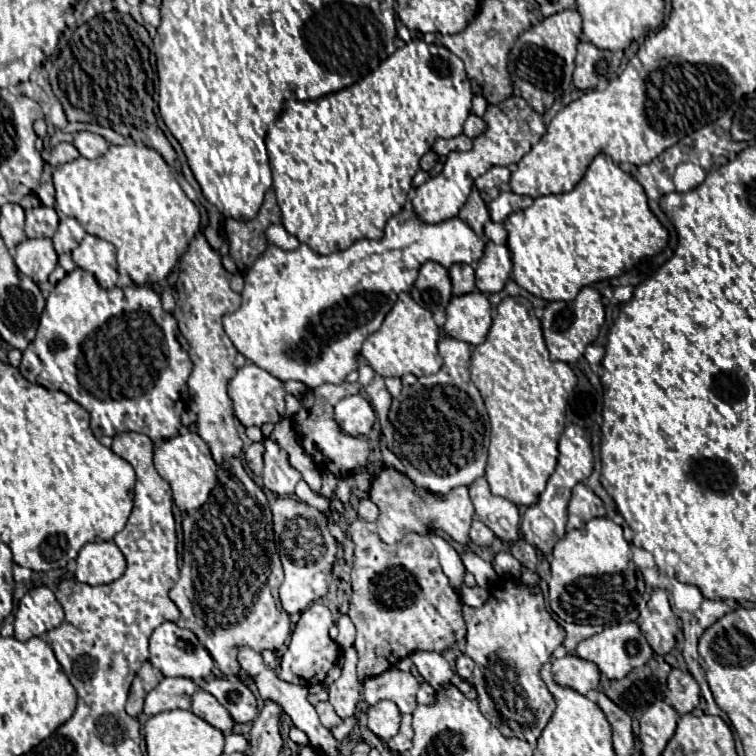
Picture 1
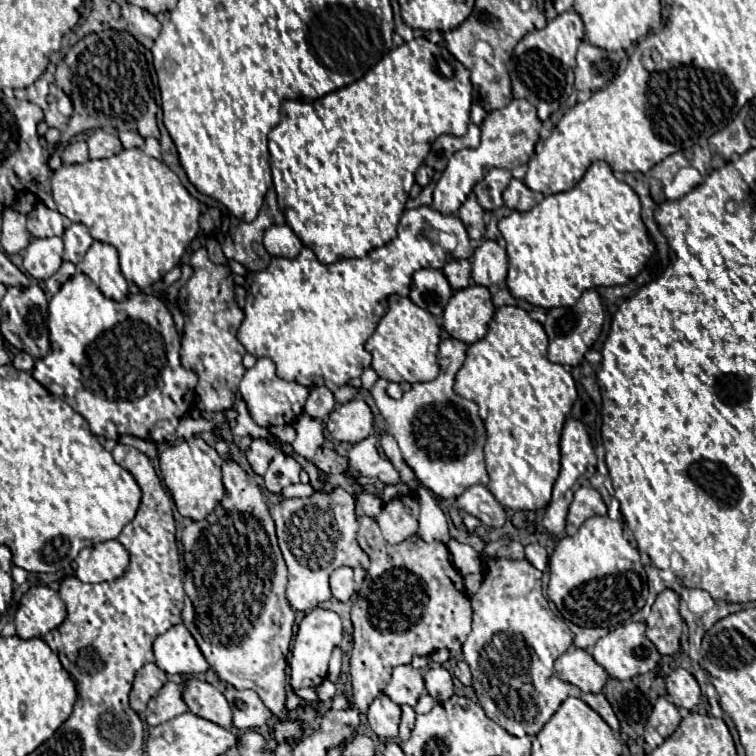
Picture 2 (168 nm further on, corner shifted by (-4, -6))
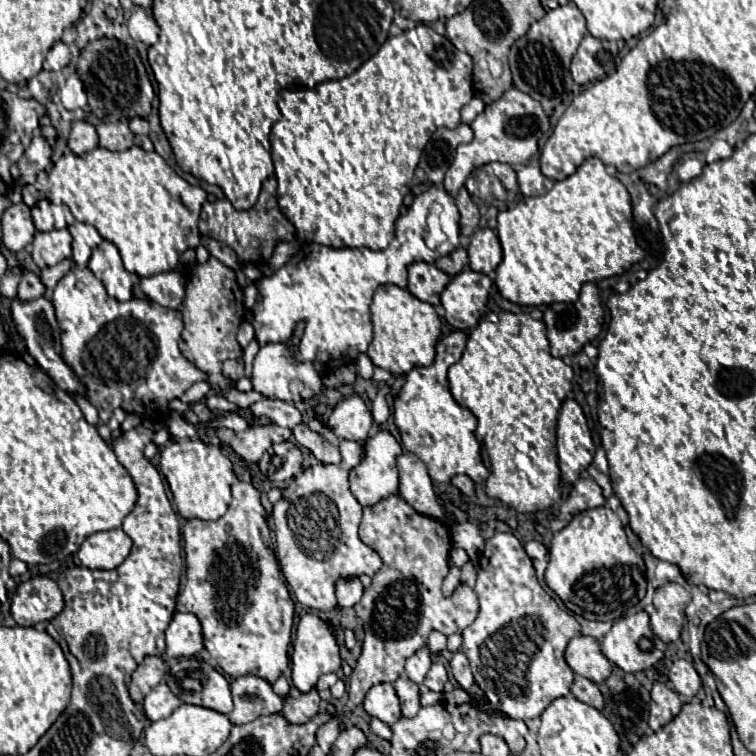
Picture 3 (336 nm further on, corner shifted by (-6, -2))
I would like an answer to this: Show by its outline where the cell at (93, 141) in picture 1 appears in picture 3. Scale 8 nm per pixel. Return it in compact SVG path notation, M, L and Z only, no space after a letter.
M102 123L96 127L100 137L100 147L106 147L110 151L124 151L134 145L134 133L130 131L128 123Z

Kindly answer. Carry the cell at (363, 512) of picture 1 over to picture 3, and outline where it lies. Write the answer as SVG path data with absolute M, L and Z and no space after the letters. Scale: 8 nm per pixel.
M376 431L376 435L370 435L364 441L364 453L362 461L350 471L350 491L358 499L362 507L378 503L382 497L394 495L398 491L400 479L398 479L398 469L396 469L396 457L402 453L400 443L392 437L390 431Z

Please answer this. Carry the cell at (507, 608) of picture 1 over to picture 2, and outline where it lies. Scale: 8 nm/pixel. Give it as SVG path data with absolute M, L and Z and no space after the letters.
M496 559L494 565L488 565L484 573L482 587L470 597L472 601L472 633L462 645L464 659L472 671L472 687L480 701L480 707L486 715L496 721L502 729L516 737L534 737L542 731L542 727L550 721L550 717L558 711L562 701L568 697L570 685L560 681L552 667L554 661L572 645L574 633L568 625L558 619L542 595L542 573L534 569L526 559L524 561L506 561Z

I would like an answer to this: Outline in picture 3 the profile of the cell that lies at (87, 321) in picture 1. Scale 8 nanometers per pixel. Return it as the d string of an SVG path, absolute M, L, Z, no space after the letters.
M72 267L70 273L66 273L62 281L58 281L52 305L56 309L56 319L62 333L62 357L86 385L86 397L98 409L100 425L108 423L112 411L118 407L122 407L126 413L146 415L152 421L164 421L168 417L166 405L172 399L184 395L184 391L192 387L192 383L208 379L208 375L196 369L178 349L182 333L180 311L166 309L150 299L130 299L126 303L120 303L106 293L102 281L98 281L88 267Z

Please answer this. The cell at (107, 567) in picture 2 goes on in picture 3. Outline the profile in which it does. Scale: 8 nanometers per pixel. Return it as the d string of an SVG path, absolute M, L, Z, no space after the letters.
M110 529L86 537L78 557L88 569L116 569L130 553L132 539L122 529Z

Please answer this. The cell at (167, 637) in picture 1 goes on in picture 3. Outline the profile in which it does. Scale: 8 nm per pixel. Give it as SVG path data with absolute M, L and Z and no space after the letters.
M176 611L170 627L166 629L166 655L168 657L196 657L204 649L202 625L194 613Z

